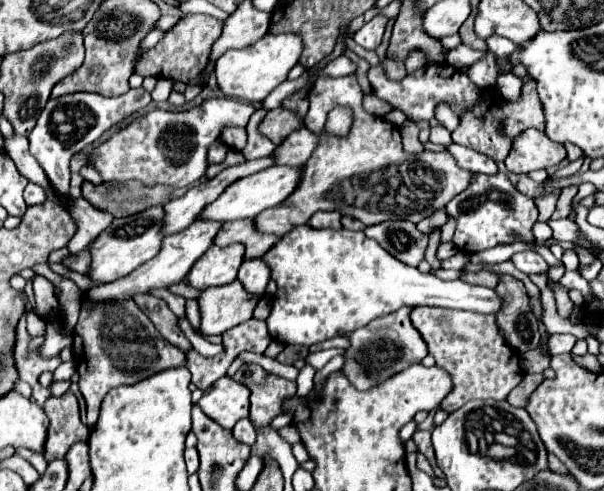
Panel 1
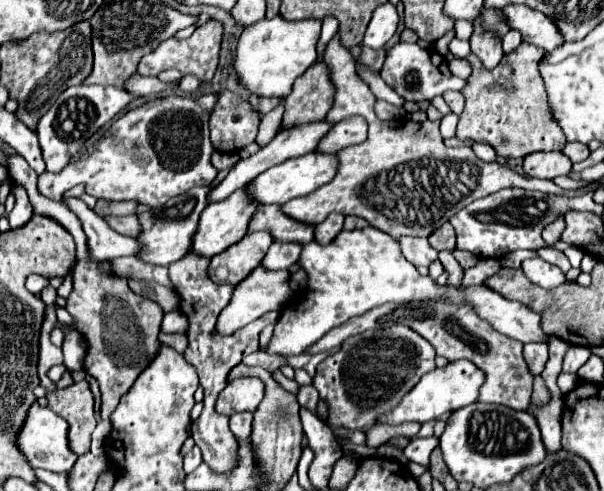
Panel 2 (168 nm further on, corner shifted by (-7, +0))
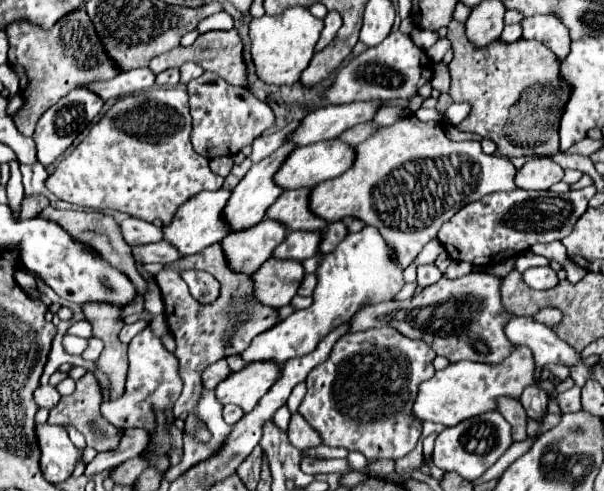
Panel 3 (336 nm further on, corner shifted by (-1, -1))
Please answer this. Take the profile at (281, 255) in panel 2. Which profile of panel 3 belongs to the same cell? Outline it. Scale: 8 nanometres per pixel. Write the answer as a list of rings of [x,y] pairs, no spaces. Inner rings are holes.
[[[288,231],[284,241],[274,249],[272,257],[298,261],[314,257],[318,253],[318,237],[320,237],[318,231],[314,235],[300,235],[300,231]]]

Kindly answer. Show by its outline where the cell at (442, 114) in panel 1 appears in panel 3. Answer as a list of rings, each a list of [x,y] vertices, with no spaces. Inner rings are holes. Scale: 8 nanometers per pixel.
[[[438,63],[434,67],[434,79],[432,79],[432,89],[438,89],[440,93],[448,93],[450,91],[450,75],[448,75],[448,67]]]

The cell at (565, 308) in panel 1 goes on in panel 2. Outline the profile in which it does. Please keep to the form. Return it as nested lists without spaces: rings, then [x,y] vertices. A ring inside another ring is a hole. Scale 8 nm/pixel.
[[[540,256],[526,260],[522,264],[522,270],[524,270],[524,274],[526,274],[526,278],[530,282],[534,282],[534,284],[538,284],[542,288],[556,288],[566,280],[566,276],[562,274],[562,270],[558,266],[548,264]]]

